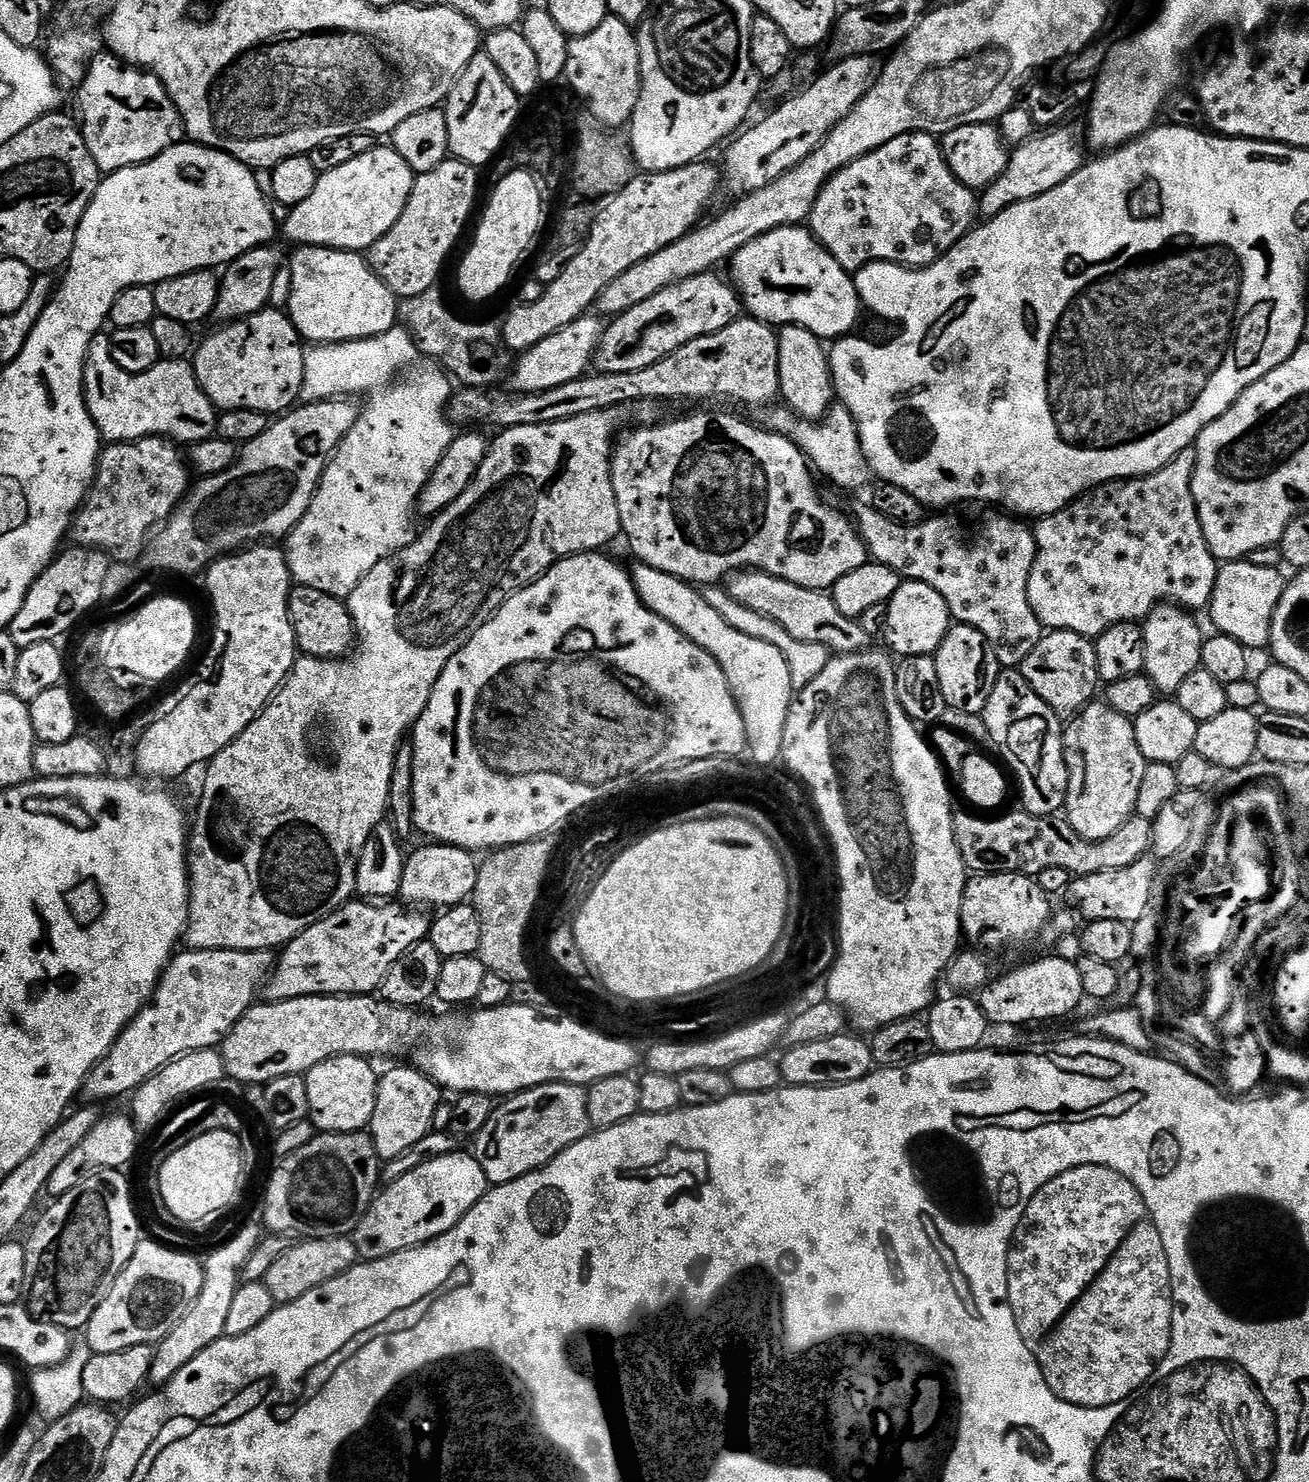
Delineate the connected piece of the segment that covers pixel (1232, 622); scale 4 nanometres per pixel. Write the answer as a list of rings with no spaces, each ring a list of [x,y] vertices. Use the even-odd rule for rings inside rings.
[[[1247,558],[1225,563],[1217,571],[1216,581],[1214,582],[1214,594],[1212,595],[1212,603],[1210,605],[1212,624],[1216,627],[1213,629],[1217,633],[1242,642],[1244,647],[1249,650],[1255,650],[1255,648],[1267,649],[1270,644],[1270,630],[1272,629],[1274,610],[1278,606],[1278,598],[1282,598],[1286,583],[1285,577],[1280,577],[1280,574],[1282,574],[1280,568],[1254,566]]]

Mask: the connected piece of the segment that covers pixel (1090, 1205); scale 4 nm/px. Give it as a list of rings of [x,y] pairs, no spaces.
[[[1078,1166],[1058,1174],[1034,1198],[1028,1200],[1022,1214],[1022,1222],[1008,1249],[1008,1305],[1014,1310],[1014,1322],[1018,1322],[1018,1334],[1030,1346],[1043,1344],[1044,1339],[1056,1329],[1057,1322],[1082,1298],[1082,1294],[1102,1274],[1102,1270],[1114,1258],[1118,1246],[1145,1219],[1146,1209],[1142,1194],[1118,1170],[1106,1166]]]

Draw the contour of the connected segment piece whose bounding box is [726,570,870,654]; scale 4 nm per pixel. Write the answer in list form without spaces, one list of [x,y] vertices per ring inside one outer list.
[[[741,570],[732,573],[727,577],[726,590],[730,594],[730,598],[734,598],[734,602],[746,606],[746,610],[754,610],[754,614],[762,614],[766,618],[778,622],[778,626],[782,626],[782,630],[786,630],[786,634],[790,634],[790,638],[798,638],[798,642],[821,644],[832,654],[862,652],[869,647],[870,637],[866,634],[866,630],[862,630],[859,620],[846,618],[846,614],[842,614],[842,610],[838,610],[838,606],[834,606],[832,597],[827,591],[819,592],[813,588],[794,586],[794,582],[786,582],[769,572],[755,570]]]

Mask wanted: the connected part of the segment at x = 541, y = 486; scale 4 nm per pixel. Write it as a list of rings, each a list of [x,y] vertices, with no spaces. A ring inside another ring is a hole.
[[[607,408],[601,412],[591,412],[590,414],[578,414],[578,418],[566,418],[562,422],[550,422],[549,424],[539,424],[538,426],[514,426],[513,428],[503,429],[499,433],[500,437],[497,440],[493,439],[488,446],[488,453],[482,462],[482,466],[478,466],[478,474],[474,474],[474,482],[470,482],[470,486],[466,486],[466,491],[458,497],[455,502],[450,502],[450,506],[446,506],[446,510],[442,510],[438,515],[431,517],[427,521],[428,529],[424,533],[417,535],[411,544],[401,548],[399,552],[394,552],[387,556],[384,560],[378,562],[378,566],[374,566],[374,570],[370,570],[362,578],[362,582],[358,582],[358,586],[354,586],[354,590],[346,597],[348,613],[352,616],[352,621],[356,627],[358,643],[355,645],[354,651],[347,658],[338,660],[323,660],[317,656],[301,655],[290,670],[290,674],[285,678],[284,684],[272,696],[272,701],[261,710],[254,718],[254,722],[250,722],[250,726],[246,726],[246,730],[242,730],[242,734],[238,734],[238,738],[234,738],[234,742],[230,742],[230,746],[226,746],[221,750],[215,758],[209,760],[204,772],[204,789],[200,792],[200,805],[196,808],[196,820],[191,821],[190,835],[188,838],[188,927],[185,928],[182,937],[183,943],[192,950],[246,950],[247,952],[267,952],[269,950],[283,949],[285,944],[289,944],[294,938],[298,938],[298,934],[302,934],[310,926],[317,924],[319,920],[326,919],[330,914],[334,914],[339,908],[343,908],[345,904],[353,899],[356,890],[356,871],[358,870],[358,858],[362,858],[362,848],[366,846],[366,842],[370,838],[370,834],[379,824],[385,823],[388,816],[388,799],[390,798],[390,774],[394,774],[394,758],[398,754],[401,744],[405,743],[406,737],[409,735],[410,729],[415,725],[416,719],[422,714],[422,710],[426,710],[426,702],[430,702],[430,694],[434,690],[434,686],[438,682],[438,678],[442,674],[442,670],[446,670],[446,662],[450,662],[450,658],[454,658],[454,654],[458,654],[458,650],[462,650],[462,646],[466,646],[466,642],[470,642],[470,638],[474,638],[474,634],[487,622],[489,618],[509,598],[514,595],[518,589],[525,588],[528,584],[548,573],[558,561],[563,560],[565,556],[577,556],[583,552],[599,552],[607,549],[607,544],[611,540],[620,540],[622,533],[620,531],[620,515],[618,514],[618,502],[614,498],[614,486],[612,485],[612,454],[614,451],[614,441],[617,439],[616,427],[620,424],[619,408]],[[319,724],[324,724],[324,736],[328,739],[328,761],[319,760],[316,757],[316,752],[312,749],[312,731]]]

